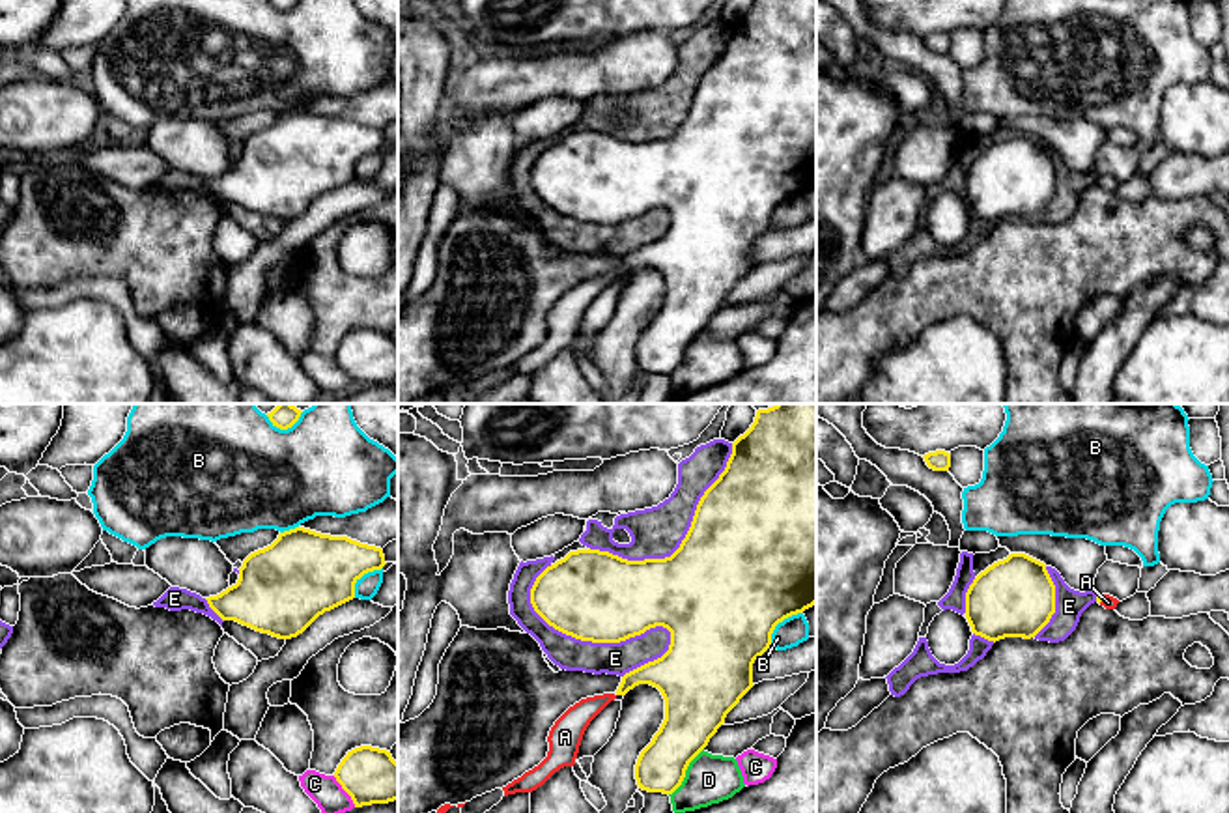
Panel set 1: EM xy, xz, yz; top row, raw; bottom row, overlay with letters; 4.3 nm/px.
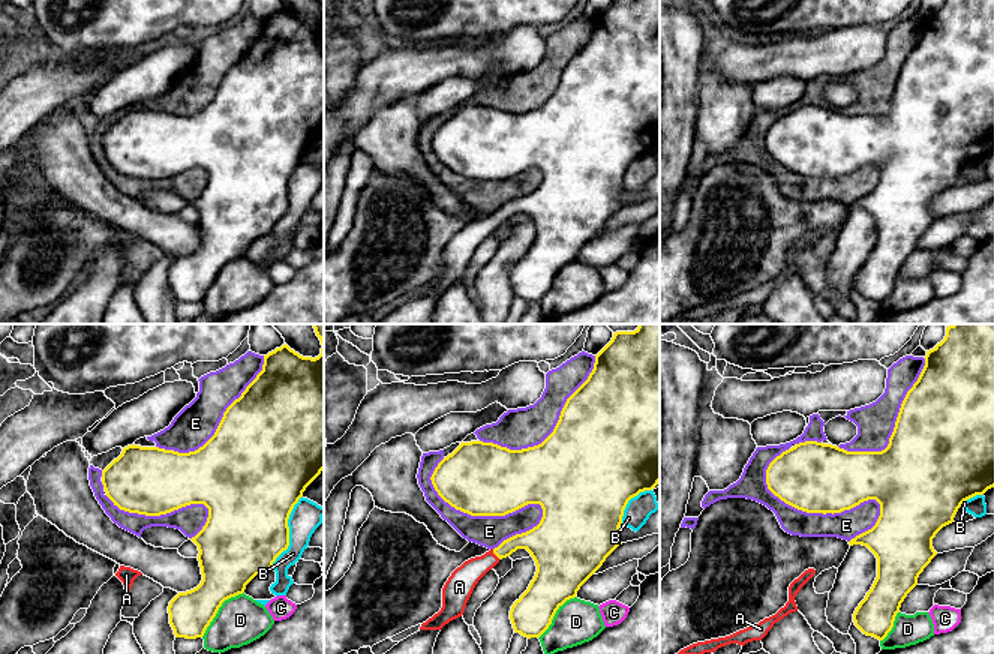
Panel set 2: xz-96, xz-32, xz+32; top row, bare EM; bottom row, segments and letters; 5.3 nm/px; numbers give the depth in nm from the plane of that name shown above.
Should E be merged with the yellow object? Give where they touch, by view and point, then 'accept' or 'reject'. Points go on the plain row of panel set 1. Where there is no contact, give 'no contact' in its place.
xz (594, 223) | reject

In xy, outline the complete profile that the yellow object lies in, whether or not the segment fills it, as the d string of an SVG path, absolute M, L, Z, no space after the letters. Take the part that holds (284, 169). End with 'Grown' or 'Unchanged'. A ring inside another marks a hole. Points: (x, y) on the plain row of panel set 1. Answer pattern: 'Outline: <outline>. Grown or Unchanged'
Outline: M295 108L250 135L239 150L239 161L217 178L205 179L222 202L235 202L278 221L303 215L319 196L355 179L355 164L368 153L385 148L381 129L347 118L321 116Z. Unchanged

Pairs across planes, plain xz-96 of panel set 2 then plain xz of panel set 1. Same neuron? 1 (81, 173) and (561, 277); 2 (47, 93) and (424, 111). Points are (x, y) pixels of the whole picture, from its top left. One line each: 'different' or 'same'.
1: different
2: different

